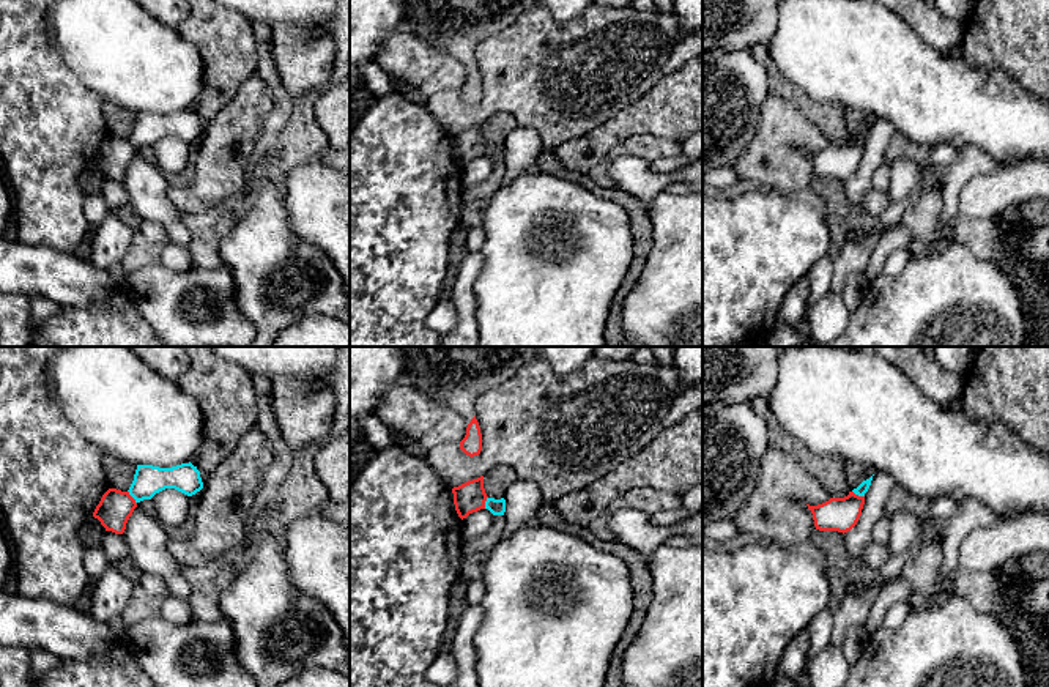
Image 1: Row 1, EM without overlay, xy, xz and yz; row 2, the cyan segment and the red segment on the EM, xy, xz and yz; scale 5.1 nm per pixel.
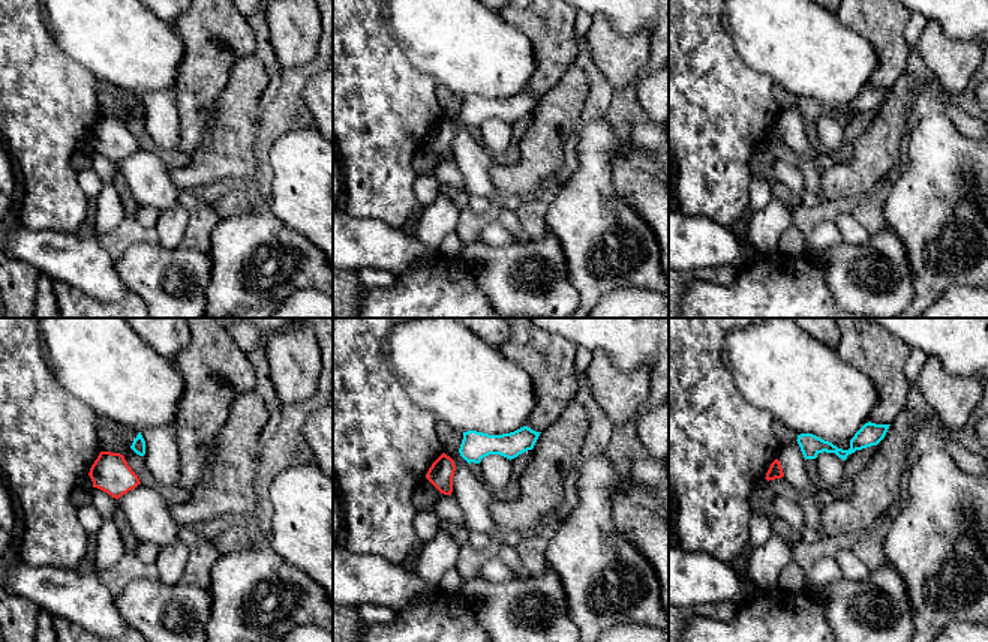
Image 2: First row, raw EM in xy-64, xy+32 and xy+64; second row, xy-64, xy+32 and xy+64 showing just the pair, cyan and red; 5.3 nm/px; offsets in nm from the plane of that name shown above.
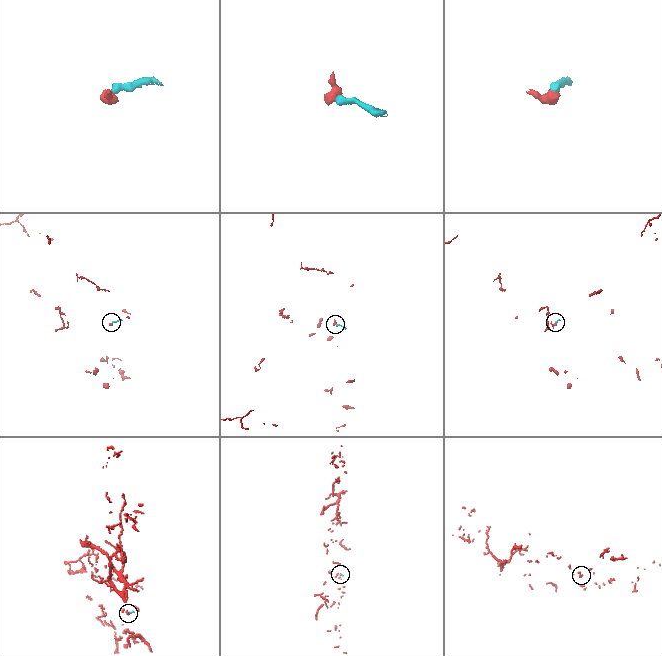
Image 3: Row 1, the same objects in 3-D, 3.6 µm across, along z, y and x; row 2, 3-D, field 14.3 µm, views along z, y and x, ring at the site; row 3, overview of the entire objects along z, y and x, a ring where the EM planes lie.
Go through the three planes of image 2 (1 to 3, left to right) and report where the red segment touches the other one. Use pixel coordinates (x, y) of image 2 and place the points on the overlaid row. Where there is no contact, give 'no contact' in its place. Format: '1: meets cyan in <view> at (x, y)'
1: no contact
2: no contact
3: no contact

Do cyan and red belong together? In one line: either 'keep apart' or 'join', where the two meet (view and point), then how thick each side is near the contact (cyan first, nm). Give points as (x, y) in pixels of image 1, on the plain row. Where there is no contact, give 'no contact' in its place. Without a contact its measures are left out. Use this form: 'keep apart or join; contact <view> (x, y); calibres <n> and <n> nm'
keep apart; contact xy (131, 142); calibres 150 and 170 nm

